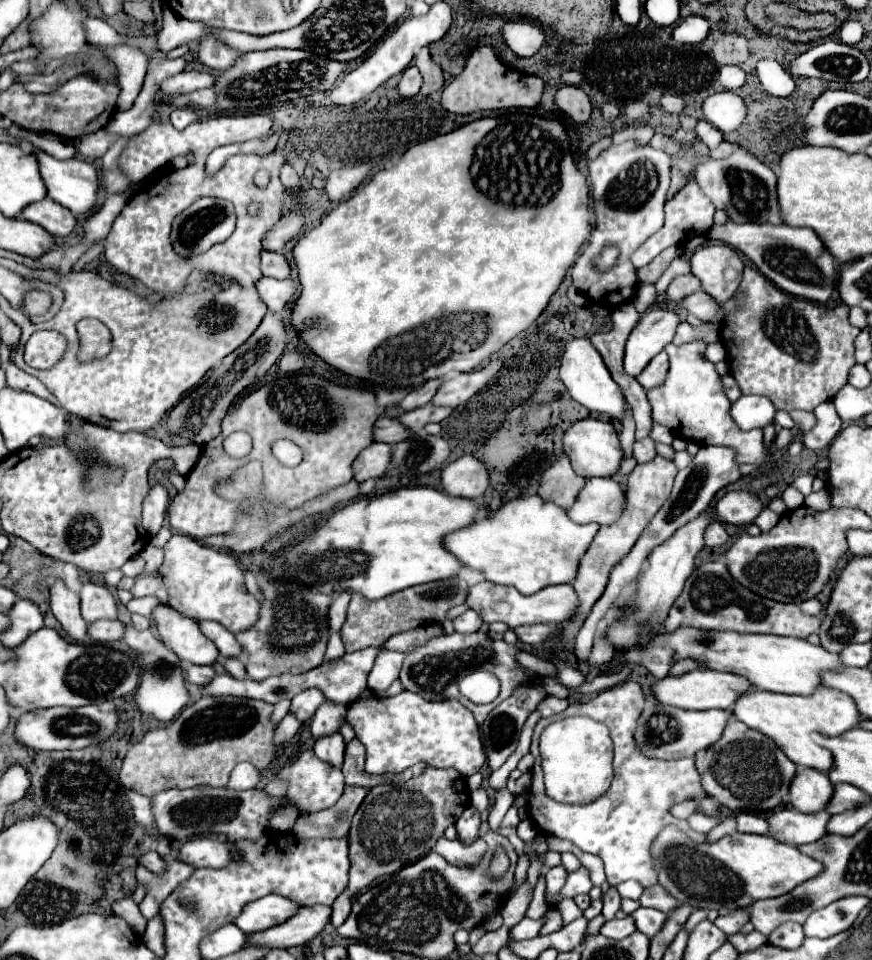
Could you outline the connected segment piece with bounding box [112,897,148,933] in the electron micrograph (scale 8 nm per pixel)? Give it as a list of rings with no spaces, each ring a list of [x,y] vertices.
[[[124,897],[124,899],[116,901],[116,903],[112,903],[112,913],[118,915],[118,917],[122,917],[138,933],[144,933],[148,921],[142,917],[142,913],[138,909],[138,903],[132,897]]]

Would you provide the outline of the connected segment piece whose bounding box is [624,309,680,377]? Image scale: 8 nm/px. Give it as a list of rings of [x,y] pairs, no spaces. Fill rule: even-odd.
[[[648,309],[626,341],[626,373],[638,377],[644,371],[644,365],[648,365],[654,355],[658,355],[668,343],[672,343],[678,325],[680,317],[674,311]]]

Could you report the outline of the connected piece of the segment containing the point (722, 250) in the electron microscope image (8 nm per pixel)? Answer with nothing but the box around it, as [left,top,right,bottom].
[690,245,744,303]

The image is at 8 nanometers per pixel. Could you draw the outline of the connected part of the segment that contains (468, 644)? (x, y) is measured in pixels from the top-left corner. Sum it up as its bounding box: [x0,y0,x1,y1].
[400,631,530,723]

